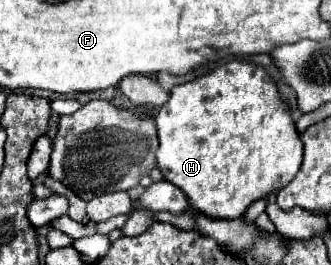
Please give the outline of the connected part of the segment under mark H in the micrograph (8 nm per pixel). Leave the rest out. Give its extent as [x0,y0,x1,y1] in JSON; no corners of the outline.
[155,60,303,219]

